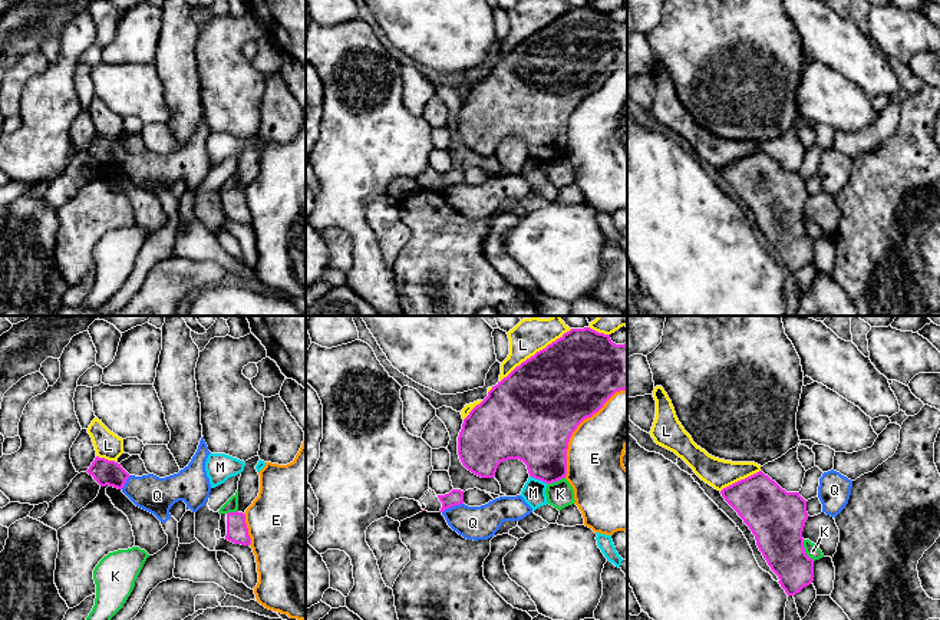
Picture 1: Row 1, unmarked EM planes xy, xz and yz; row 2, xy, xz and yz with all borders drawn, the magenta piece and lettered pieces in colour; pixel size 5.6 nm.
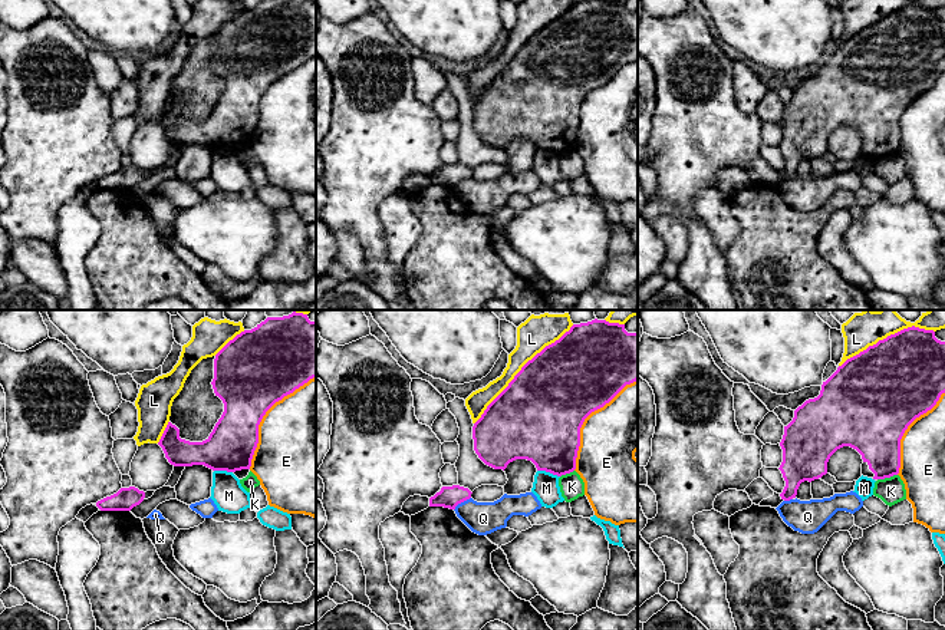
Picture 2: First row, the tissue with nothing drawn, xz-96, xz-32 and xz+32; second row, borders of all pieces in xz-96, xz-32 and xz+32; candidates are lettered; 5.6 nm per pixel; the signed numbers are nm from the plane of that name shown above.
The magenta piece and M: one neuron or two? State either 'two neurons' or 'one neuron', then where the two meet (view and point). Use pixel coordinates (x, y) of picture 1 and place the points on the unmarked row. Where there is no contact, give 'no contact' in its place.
two neurons | xz (538, 157)

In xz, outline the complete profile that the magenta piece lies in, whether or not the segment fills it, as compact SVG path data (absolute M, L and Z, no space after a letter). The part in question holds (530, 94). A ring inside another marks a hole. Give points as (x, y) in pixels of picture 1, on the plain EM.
M590 6L571 7L517 44L469 90L458 115L459 138L468 149L481 156L494 156L501 141L520 138L527 144L530 155L545 162L557 161L567 154L567 128L573 111L584 98L597 92L616 70L626 67L627 22L616 23L610 13Z

